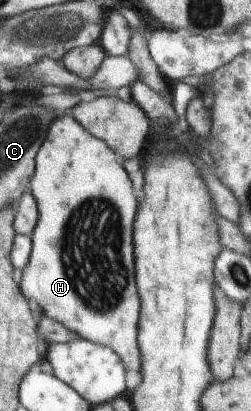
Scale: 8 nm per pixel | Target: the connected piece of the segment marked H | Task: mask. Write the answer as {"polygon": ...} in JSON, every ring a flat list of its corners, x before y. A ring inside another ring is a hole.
{"polygon":[[70,112,60,113,51,123,50,132,46,141,39,149,36,171,30,182,30,190,34,194,40,210,39,220,32,234,32,255,29,264,20,275,20,286,29,301,35,304,41,316,49,317,67,325,73,332,94,343,111,347,120,354,129,372,141,372,141,352,139,352,139,316,141,316,141,298,137,292,137,280,135,280,135,246,133,246,133,224,139,212,139,202,135,198,133,182,127,174,126,166,122,163,119,155,103,140,91,134]]}

